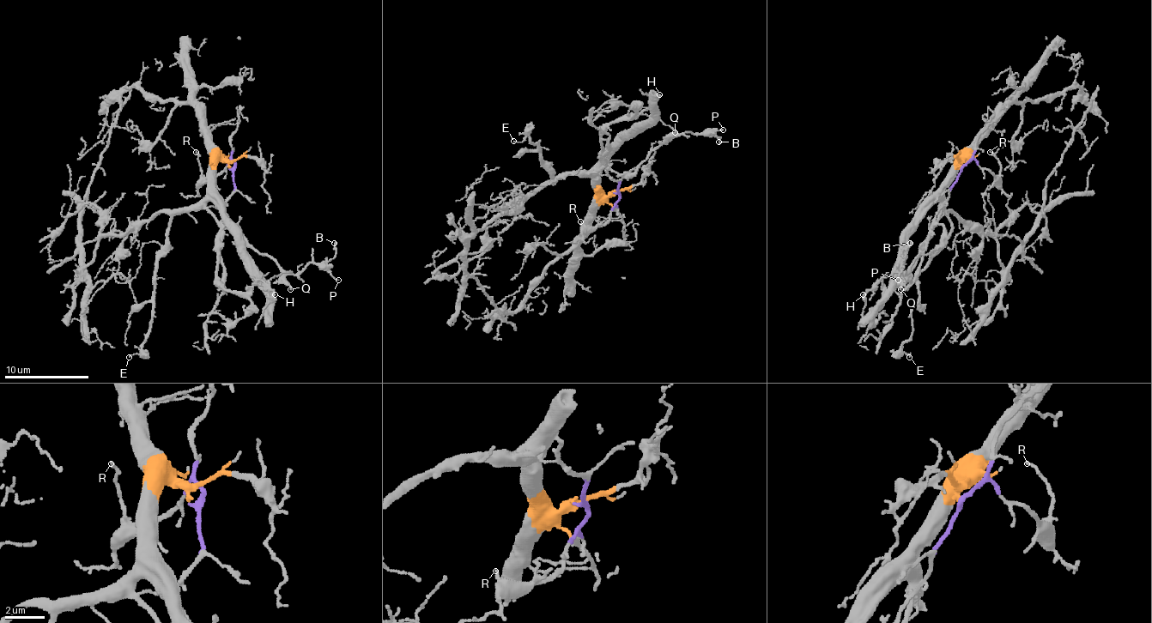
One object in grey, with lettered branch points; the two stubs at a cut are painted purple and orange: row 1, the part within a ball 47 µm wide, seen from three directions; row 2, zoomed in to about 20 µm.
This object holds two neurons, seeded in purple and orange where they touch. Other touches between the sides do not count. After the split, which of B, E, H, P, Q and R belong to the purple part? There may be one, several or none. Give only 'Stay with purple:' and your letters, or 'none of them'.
Stay with purple: B, P, Q, R

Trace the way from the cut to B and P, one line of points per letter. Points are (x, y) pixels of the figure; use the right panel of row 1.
B: (961, 168), (936, 220), (942, 225), (942, 242), (917, 257), (902, 274), (911, 242)
P: (961, 168), (936, 220), (942, 225), (942, 242), (917, 257), (902, 274), (902, 263), (898, 280)

